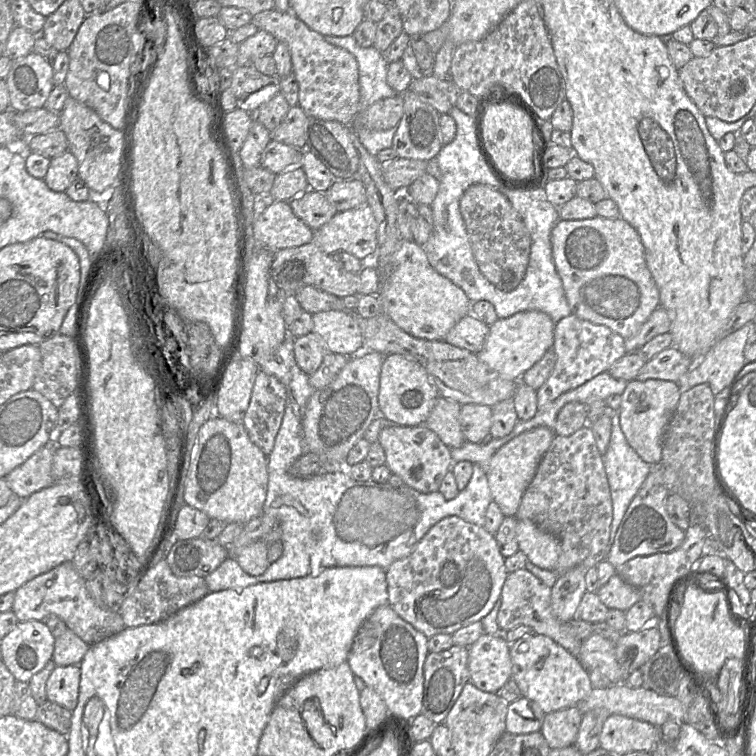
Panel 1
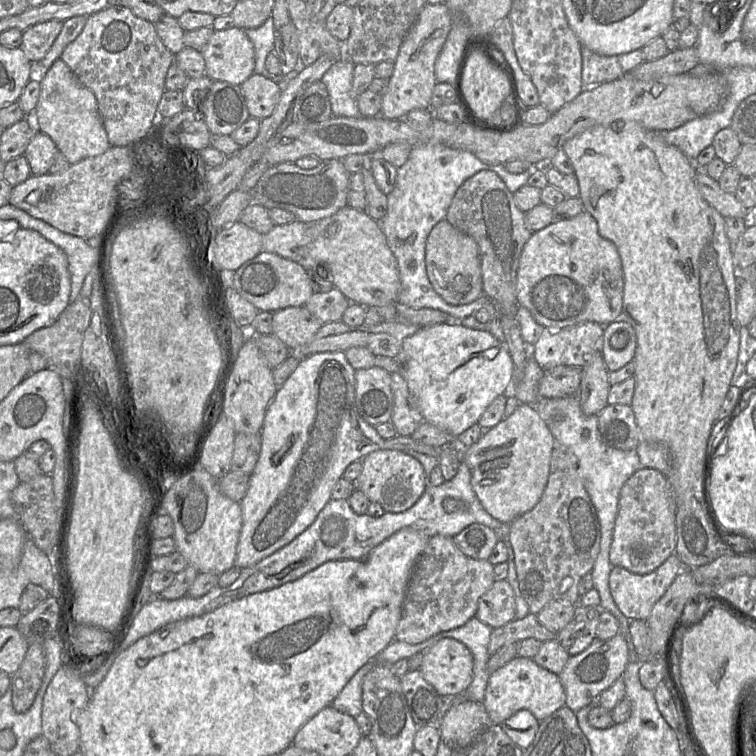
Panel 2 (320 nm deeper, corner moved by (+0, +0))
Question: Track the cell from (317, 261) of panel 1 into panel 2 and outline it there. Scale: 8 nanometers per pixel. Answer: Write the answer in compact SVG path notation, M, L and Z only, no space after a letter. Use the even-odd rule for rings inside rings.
M265 251L235 271L233 288L259 311L264 312L304 306L314 293L309 274L300 263Z

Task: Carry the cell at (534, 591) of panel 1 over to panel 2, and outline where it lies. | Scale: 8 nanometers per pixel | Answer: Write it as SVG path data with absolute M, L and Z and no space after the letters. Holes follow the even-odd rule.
M504 579L495 581L481 596L475 617L491 628L499 628L515 620L515 614L515 593L509 582Z

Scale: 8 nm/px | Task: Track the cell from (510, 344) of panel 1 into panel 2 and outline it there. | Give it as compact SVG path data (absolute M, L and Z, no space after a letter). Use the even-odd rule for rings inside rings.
M449 322L420 326L414 334L404 339L402 350L395 358L409 390L417 400L424 421L450 433L454 438L476 424L497 396L513 396L510 388L513 385L514 363L507 343L501 343L487 330Z

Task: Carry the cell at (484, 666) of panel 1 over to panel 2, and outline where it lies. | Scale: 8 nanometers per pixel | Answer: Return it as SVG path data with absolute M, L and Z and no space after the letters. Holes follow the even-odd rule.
M443 638L425 650L418 670L441 696L464 692L473 679L473 655L465 644Z

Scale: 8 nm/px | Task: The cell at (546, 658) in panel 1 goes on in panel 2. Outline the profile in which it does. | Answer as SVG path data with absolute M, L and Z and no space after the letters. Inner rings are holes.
M516 656L490 674L482 702L466 700L443 715L439 724L440 736L451 749L466 747L488 727L500 725L520 710L528 710L542 721L566 706L565 702L565 689L557 674L542 668L531 658Z

